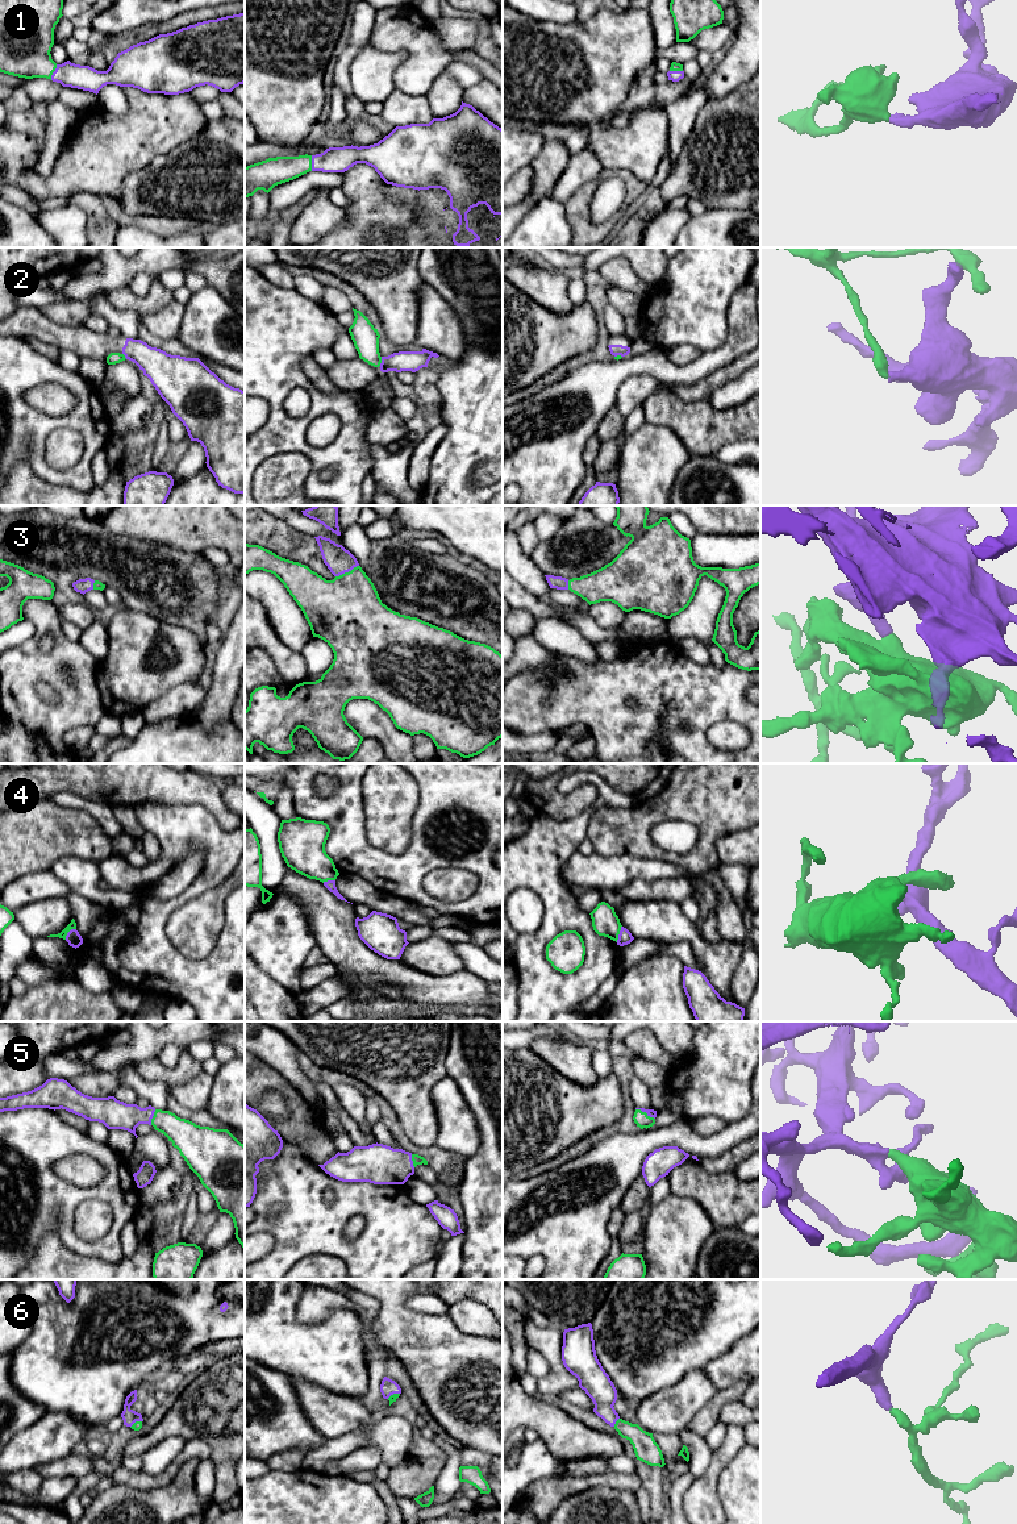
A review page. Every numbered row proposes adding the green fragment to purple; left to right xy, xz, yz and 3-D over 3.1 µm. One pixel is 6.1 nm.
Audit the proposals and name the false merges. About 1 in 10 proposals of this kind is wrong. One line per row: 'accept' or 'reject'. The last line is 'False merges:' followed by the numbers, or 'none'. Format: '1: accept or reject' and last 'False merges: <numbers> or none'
1: accept
2: reject
3: accept
4: reject
5: accept
6: accept
False merges: 2, 4

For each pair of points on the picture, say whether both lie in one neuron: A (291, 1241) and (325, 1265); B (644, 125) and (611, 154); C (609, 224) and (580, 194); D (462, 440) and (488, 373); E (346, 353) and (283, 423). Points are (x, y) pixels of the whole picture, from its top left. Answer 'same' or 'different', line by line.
A: different
B: same
C: same
D: same
E: different

